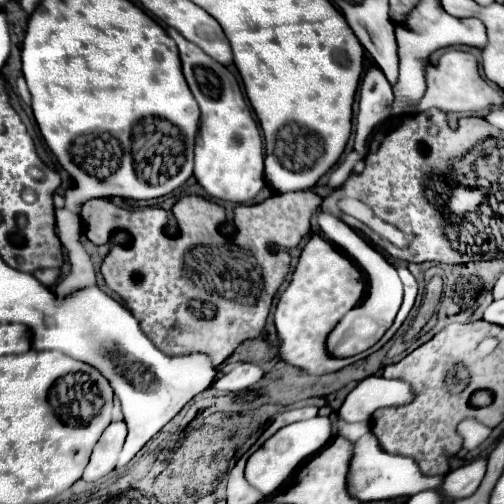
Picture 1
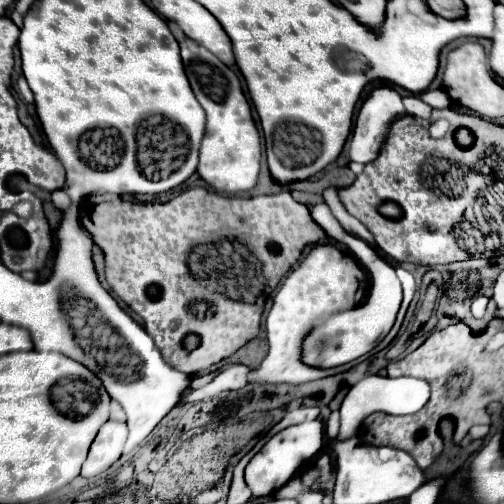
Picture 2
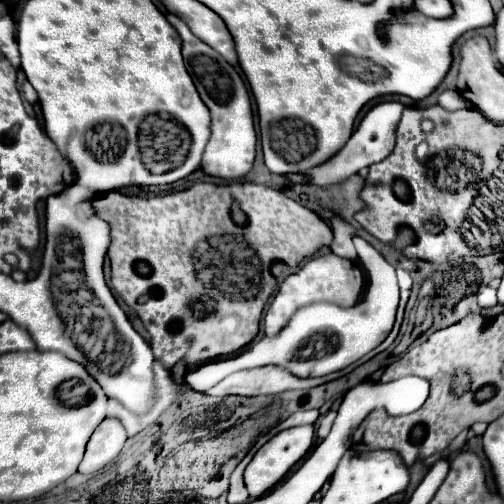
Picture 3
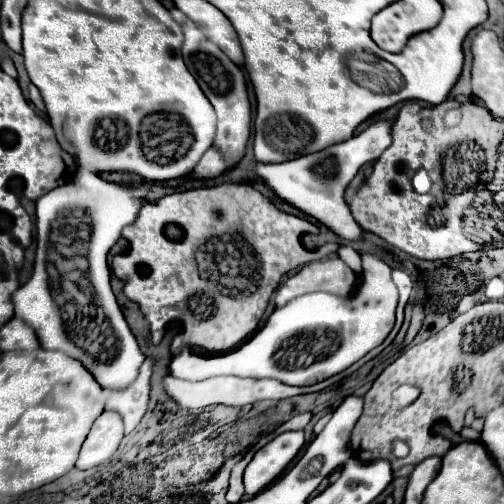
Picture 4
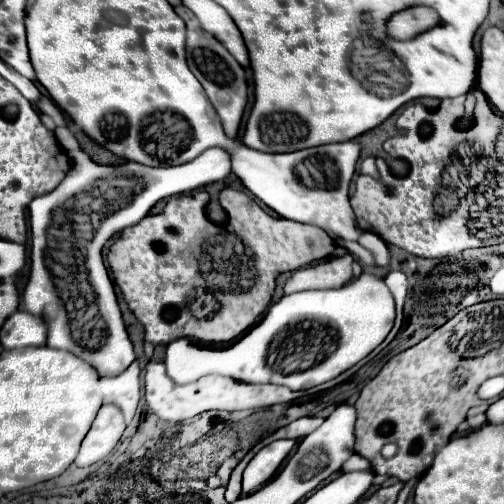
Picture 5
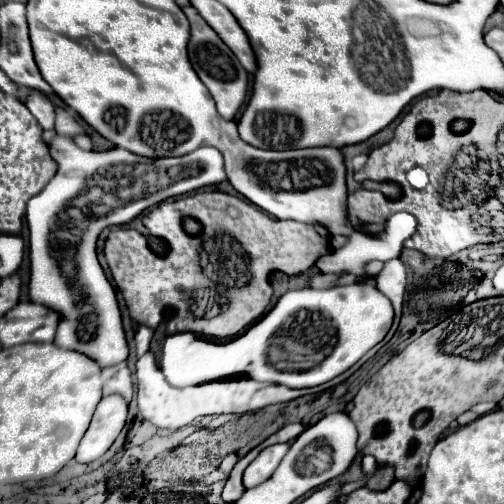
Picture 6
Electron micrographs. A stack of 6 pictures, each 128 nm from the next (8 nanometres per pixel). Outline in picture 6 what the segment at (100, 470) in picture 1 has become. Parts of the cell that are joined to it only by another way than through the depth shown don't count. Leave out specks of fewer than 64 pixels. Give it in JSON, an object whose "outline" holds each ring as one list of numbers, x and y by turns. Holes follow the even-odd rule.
{"outline":[[104,396,94,412,90,428,86,430,78,446,74,460,78,460,80,464,90,464,100,458,124,428,126,412,128,406,124,404,122,396]]}

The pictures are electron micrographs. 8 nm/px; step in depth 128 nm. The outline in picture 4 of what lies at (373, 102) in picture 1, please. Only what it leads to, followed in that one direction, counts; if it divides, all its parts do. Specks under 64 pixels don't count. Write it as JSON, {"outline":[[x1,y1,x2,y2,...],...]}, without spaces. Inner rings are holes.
{"outline":[[378,120,346,142,328,146,322,152,302,156,300,160,292,160,288,164,276,164,276,166,258,164,256,172,258,172,258,176,262,176,266,180,266,184,280,198,284,198,292,206,300,208,302,212,314,216,316,220,324,222,338,236,354,240,360,236,362,228,354,222,350,208,344,202,344,190,366,162,378,160,380,154,392,144,392,126,394,126,394,120],[334,168,336,168,336,176,334,176],[334,194,336,194,336,198,334,198]]}

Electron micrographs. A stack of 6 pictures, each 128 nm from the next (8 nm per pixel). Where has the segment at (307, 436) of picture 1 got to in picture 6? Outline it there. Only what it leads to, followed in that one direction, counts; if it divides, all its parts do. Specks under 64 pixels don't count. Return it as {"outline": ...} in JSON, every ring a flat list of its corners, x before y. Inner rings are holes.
{"outline":[[289,443,274,444,274,446,264,448,256,456,256,460,252,460,250,466,246,468,246,472,244,472,244,488,254,488,254,486,262,484,264,480,268,480,274,474,274,470,278,468,280,460,286,456,289,448]]}

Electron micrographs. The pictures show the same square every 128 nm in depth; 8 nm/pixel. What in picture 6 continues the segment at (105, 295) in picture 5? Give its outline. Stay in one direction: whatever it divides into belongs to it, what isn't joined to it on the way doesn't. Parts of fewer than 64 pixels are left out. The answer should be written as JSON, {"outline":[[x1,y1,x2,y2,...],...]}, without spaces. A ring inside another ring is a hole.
{"outline":[[60,134,50,142,50,154,58,162,58,172,50,180,50,184,28,202,26,222,28,222,28,230,30,230,30,300,34,304,52,308,54,312,58,312,62,316,58,330,56,330,56,338,54,338,56,346,86,354,88,358,96,360,100,364,100,368,120,364,128,358,130,348,128,348,128,342,126,342,126,336,122,330,122,318,120,318,116,292,114,292,112,284,106,280,104,270,98,262,96,240,104,228,128,224,130,220,140,216,146,208,160,204,166,198,180,196,180,194,198,190,202,186,220,184,220,176,218,176,220,160,214,156,214,152,216,152,214,148,204,146,204,148,198,148,196,152,190,152,180,158,148,160,144,156,134,156,132,152,128,152,124,148,114,148,108,152,86,152,86,150,80,150,72,142,72,138,60,136],[80,304,86,306,84,310,96,312,96,316,98,316,96,336,88,342,82,342,76,334,78,316,82,312]]}

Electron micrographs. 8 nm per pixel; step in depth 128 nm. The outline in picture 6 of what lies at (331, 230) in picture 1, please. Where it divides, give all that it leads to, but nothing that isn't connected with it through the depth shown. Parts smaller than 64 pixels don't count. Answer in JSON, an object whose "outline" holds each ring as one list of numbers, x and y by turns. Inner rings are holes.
{"outline":[[370,282,334,286,328,290,314,290,314,288,290,290,246,334,230,342,214,344,190,332,168,336,164,342,160,368,172,386,192,386,208,380,224,380,224,378,234,378,242,374,258,382,284,384,288,388,312,388,340,376,352,364,356,364,370,348,382,342,392,326,392,318,394,318,394,312,392,312,390,300]]}

